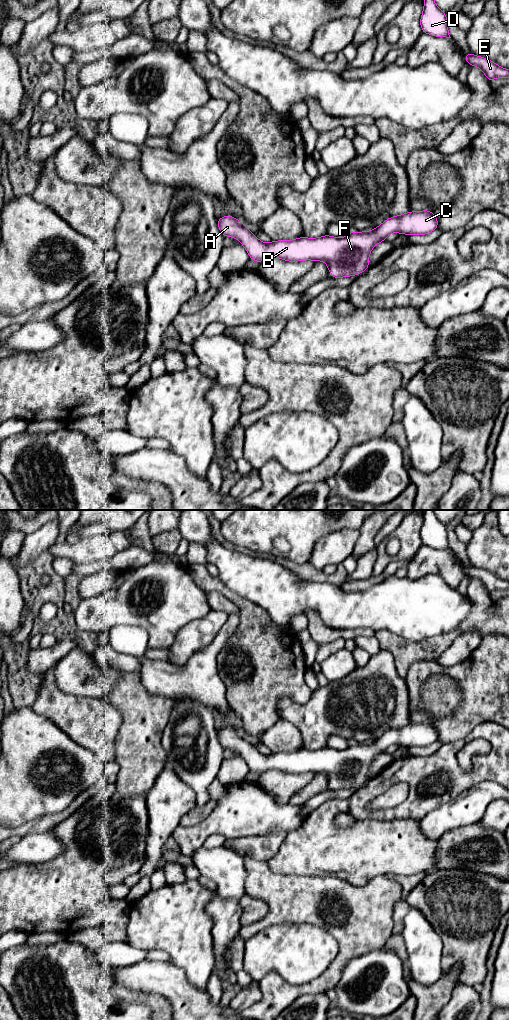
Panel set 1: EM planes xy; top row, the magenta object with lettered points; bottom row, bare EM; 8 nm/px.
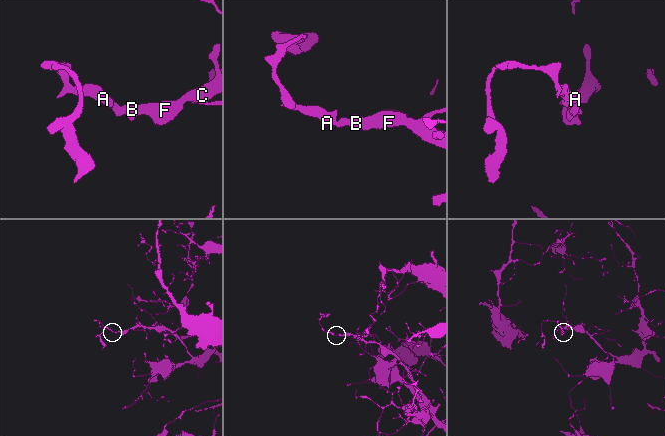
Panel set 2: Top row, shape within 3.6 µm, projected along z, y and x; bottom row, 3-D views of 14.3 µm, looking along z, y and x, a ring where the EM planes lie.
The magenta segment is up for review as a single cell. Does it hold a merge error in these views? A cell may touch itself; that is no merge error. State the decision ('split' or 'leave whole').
leave whole

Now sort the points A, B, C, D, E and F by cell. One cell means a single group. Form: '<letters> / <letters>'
A B C D E F

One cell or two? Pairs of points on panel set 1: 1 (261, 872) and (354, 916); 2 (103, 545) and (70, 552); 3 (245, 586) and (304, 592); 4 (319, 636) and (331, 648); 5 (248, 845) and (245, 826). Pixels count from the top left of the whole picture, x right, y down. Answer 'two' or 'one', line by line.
1: one
2: one
3: one
4: two
5: two

